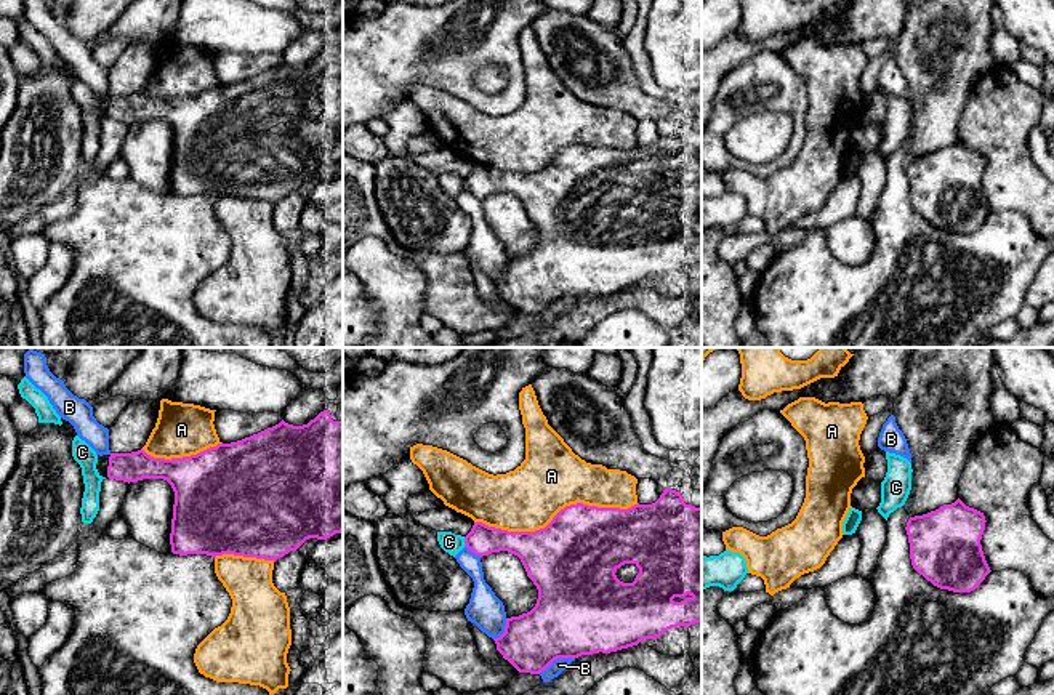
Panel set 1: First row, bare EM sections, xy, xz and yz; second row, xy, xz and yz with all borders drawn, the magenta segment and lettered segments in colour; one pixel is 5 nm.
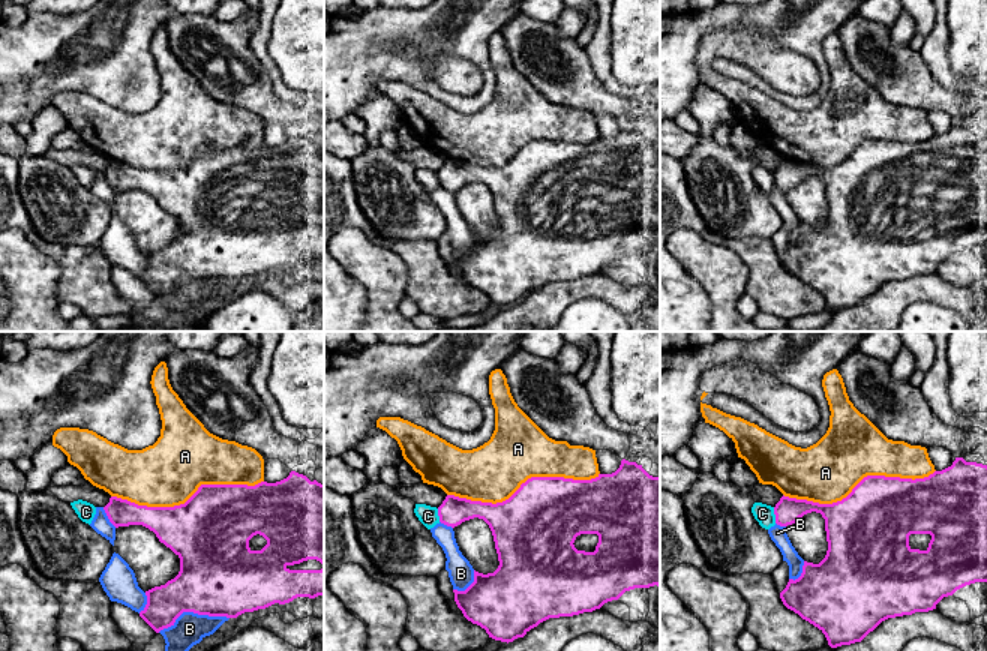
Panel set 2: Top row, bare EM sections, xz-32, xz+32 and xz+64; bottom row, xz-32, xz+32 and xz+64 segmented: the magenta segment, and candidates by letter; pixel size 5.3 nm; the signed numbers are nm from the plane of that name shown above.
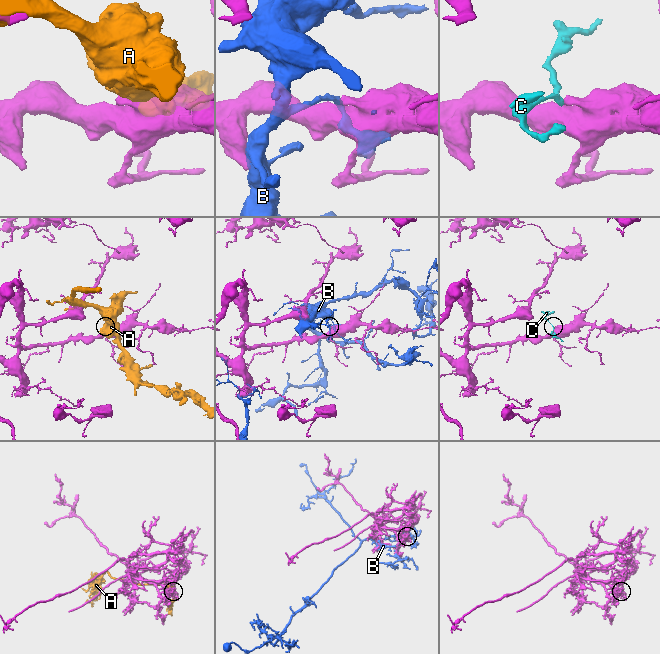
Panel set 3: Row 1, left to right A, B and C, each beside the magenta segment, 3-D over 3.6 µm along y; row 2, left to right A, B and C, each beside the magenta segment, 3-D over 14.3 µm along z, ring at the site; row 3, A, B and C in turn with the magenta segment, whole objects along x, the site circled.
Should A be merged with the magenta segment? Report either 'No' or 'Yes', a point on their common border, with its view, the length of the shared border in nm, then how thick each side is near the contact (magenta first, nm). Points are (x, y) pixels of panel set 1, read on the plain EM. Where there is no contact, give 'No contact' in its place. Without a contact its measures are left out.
No. Touches magenta at xz (556, 156). Shared border 850 nm. Thickness 440 nm (magenta) against 320 nm

